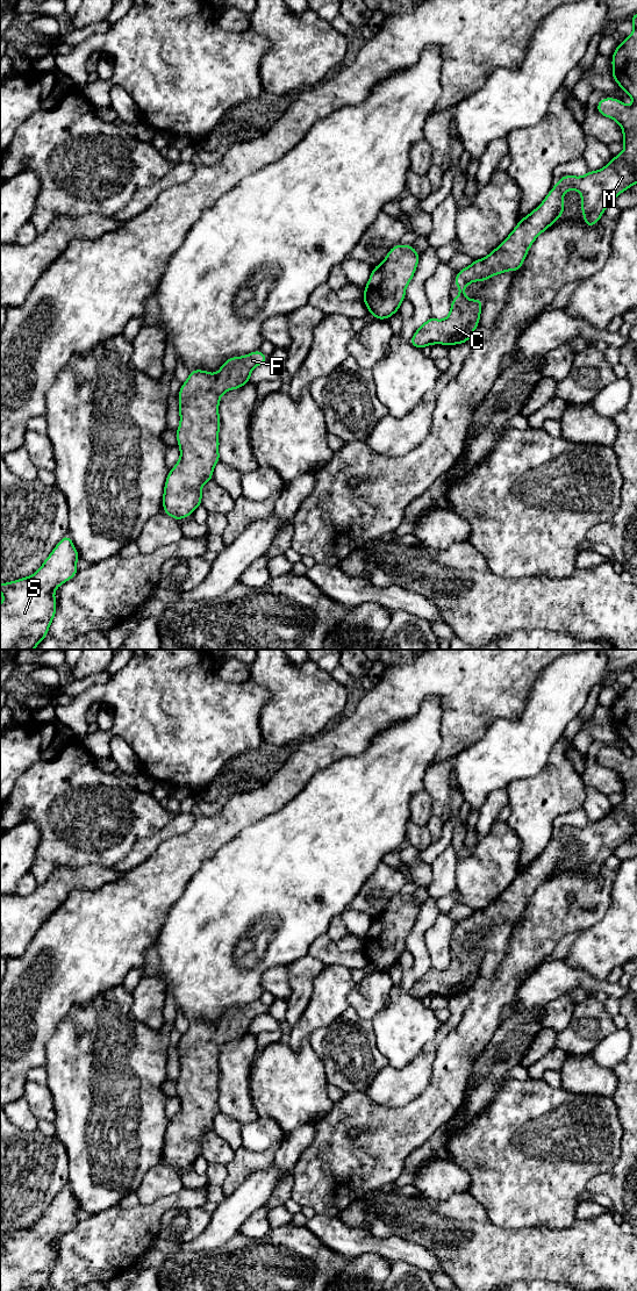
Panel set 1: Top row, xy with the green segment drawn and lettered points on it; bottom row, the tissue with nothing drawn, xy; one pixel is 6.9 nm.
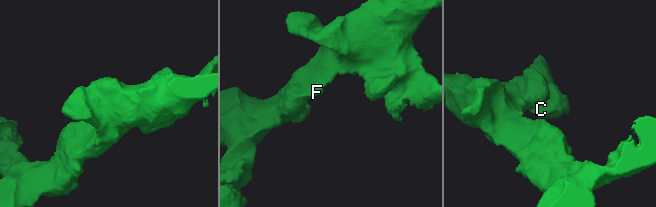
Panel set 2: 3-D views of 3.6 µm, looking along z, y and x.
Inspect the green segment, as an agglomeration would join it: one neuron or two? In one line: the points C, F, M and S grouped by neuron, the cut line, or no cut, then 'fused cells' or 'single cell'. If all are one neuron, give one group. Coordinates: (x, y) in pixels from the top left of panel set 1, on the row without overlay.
C F M S; no cut; single cell

